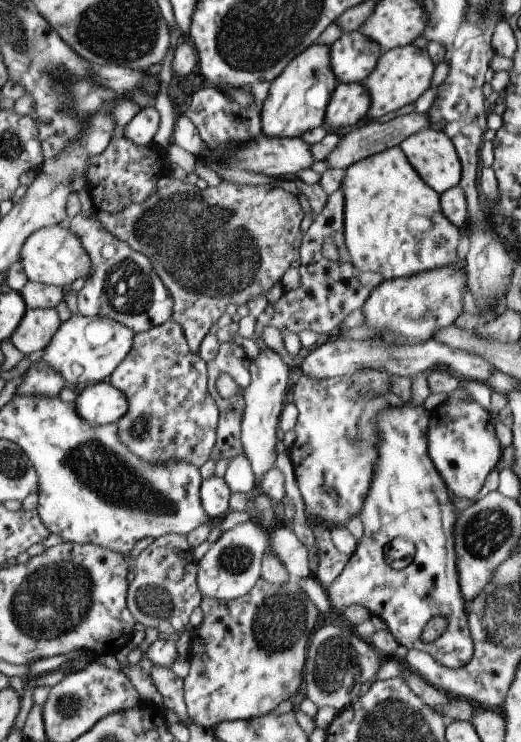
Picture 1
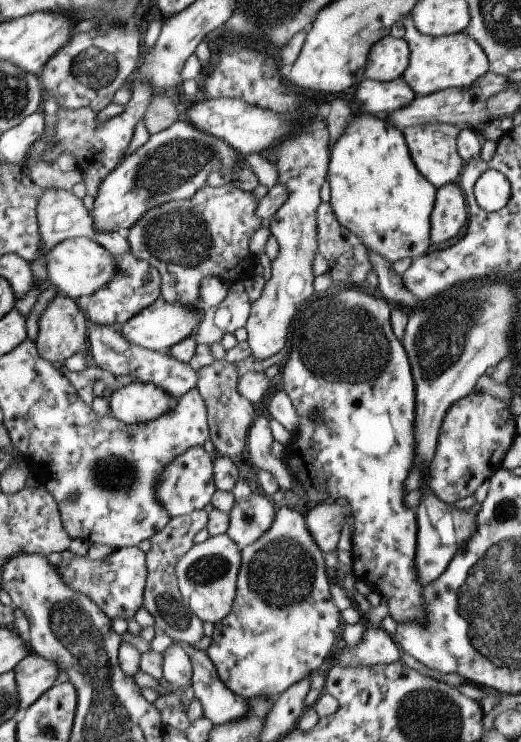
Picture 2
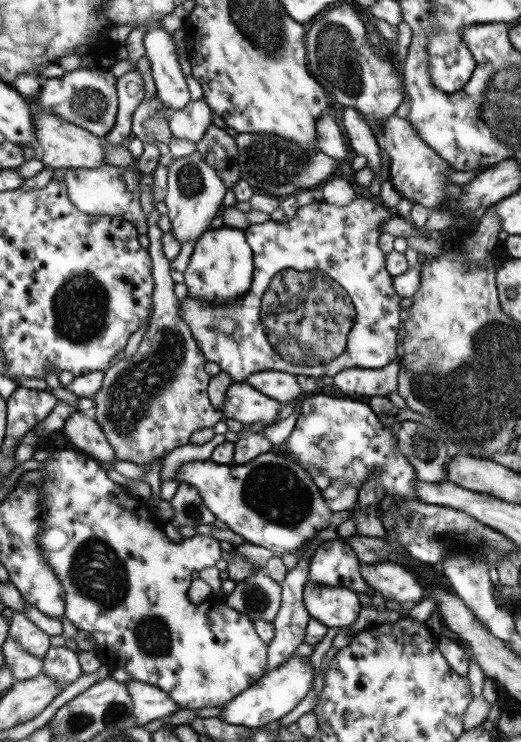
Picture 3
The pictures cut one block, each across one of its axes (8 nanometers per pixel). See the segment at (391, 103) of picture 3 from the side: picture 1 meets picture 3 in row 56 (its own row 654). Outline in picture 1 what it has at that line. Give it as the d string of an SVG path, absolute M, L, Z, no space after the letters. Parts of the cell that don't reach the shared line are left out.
M326 624L320 627L309 640L307 657L303 668L306 682L306 696L318 708L332 706L337 711L346 708L354 698L358 698L366 685L372 682L378 668L389 657L382 656L369 641L364 641L351 628L342 628L338 624Z

